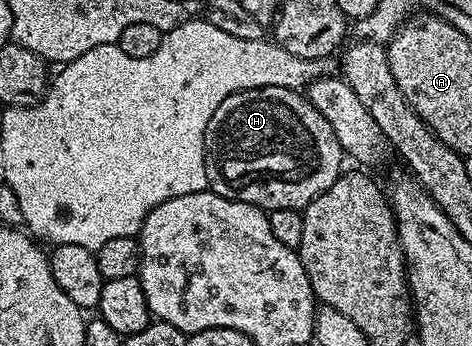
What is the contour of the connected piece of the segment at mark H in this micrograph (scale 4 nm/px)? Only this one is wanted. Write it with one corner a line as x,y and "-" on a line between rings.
249,88
224,98
208,122
204,150
209,191
229,200
248,202
267,213
289,208
305,209
338,180
344,168
344,153
328,119
301,91
293,88

